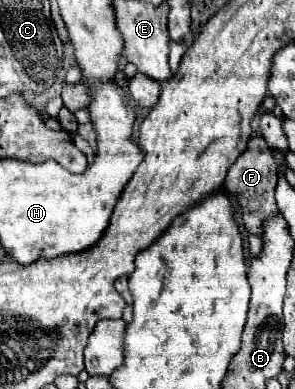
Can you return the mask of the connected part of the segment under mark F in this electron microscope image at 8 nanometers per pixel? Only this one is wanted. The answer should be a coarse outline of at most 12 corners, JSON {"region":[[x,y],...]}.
{"region":[[262,137],[230,167],[226,189],[244,227],[262,235],[278,213],[278,167]]}

